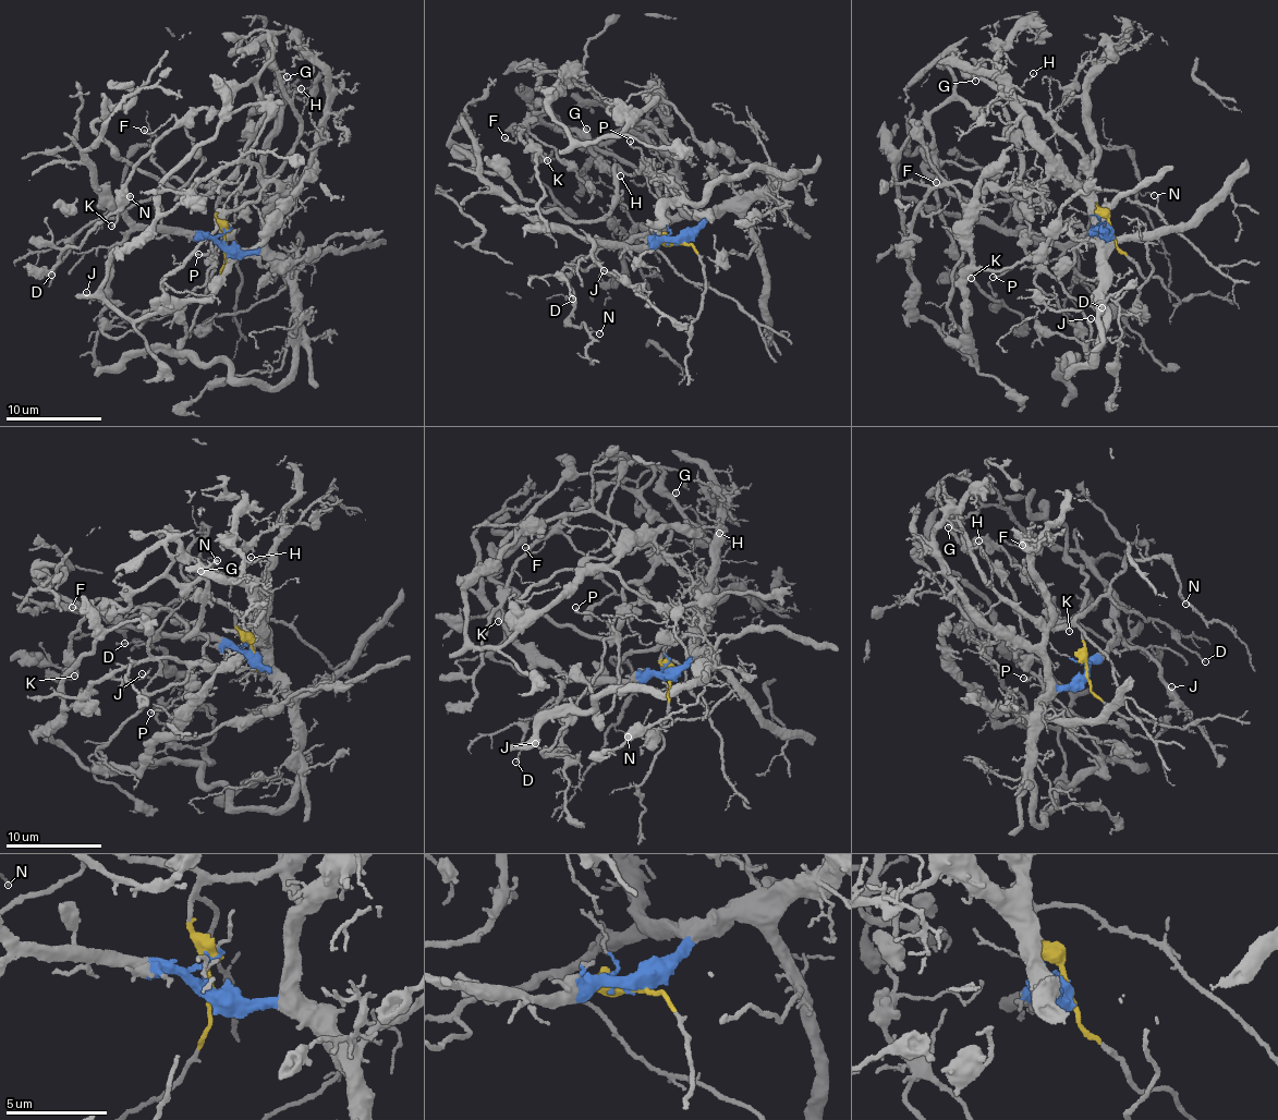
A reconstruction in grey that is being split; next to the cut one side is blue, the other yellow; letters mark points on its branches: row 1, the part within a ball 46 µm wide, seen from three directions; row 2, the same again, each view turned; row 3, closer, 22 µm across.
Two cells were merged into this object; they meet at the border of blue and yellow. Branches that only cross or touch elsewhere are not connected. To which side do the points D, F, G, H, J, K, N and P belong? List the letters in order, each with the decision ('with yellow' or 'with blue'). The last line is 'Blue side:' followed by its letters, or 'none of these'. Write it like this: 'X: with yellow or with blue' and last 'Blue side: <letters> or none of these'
D: with yellow
F: with yellow
G: with yellow
H: with yellow
J: with blue
K: with yellow
N: with yellow
P: with yellow
Blue side: J

